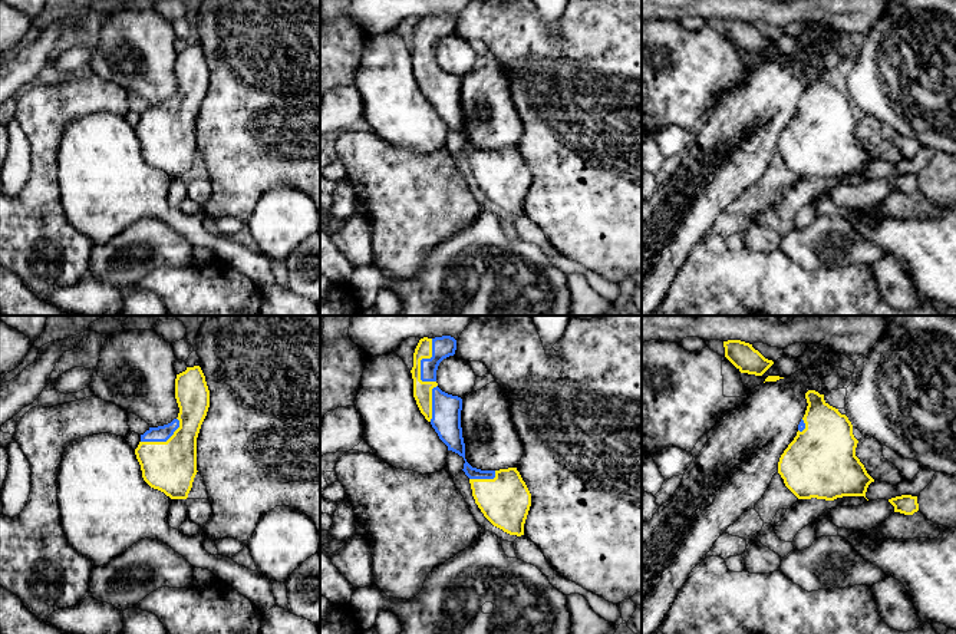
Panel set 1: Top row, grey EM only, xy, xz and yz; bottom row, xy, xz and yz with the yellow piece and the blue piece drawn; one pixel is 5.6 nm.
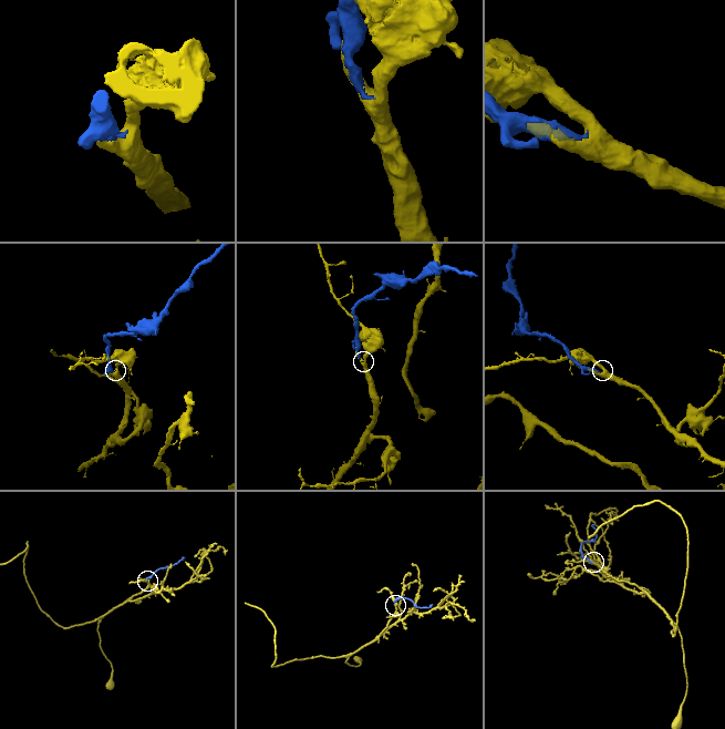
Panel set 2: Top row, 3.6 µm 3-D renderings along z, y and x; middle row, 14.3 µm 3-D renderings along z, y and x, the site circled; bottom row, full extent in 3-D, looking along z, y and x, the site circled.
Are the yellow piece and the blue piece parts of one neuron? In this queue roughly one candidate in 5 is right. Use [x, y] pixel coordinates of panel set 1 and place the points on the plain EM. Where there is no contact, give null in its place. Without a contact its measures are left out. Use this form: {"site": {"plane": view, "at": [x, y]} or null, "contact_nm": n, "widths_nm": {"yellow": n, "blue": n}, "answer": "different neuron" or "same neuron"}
{"site": {"plane": "xz", "at": [424, 36]}, "contact_nm": 260, "widths_nm": {"yellow": 110, "blue": 120}, "answer": "same neuron"}

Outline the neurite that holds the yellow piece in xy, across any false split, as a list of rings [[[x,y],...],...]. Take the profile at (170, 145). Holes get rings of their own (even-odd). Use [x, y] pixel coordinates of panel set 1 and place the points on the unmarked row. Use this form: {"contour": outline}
{"contour": [[[200,44],[177,53],[178,96],[149,106],[135,128],[144,159],[171,178],[187,178],[197,153],[197,116],[210,86],[210,69]]]}

